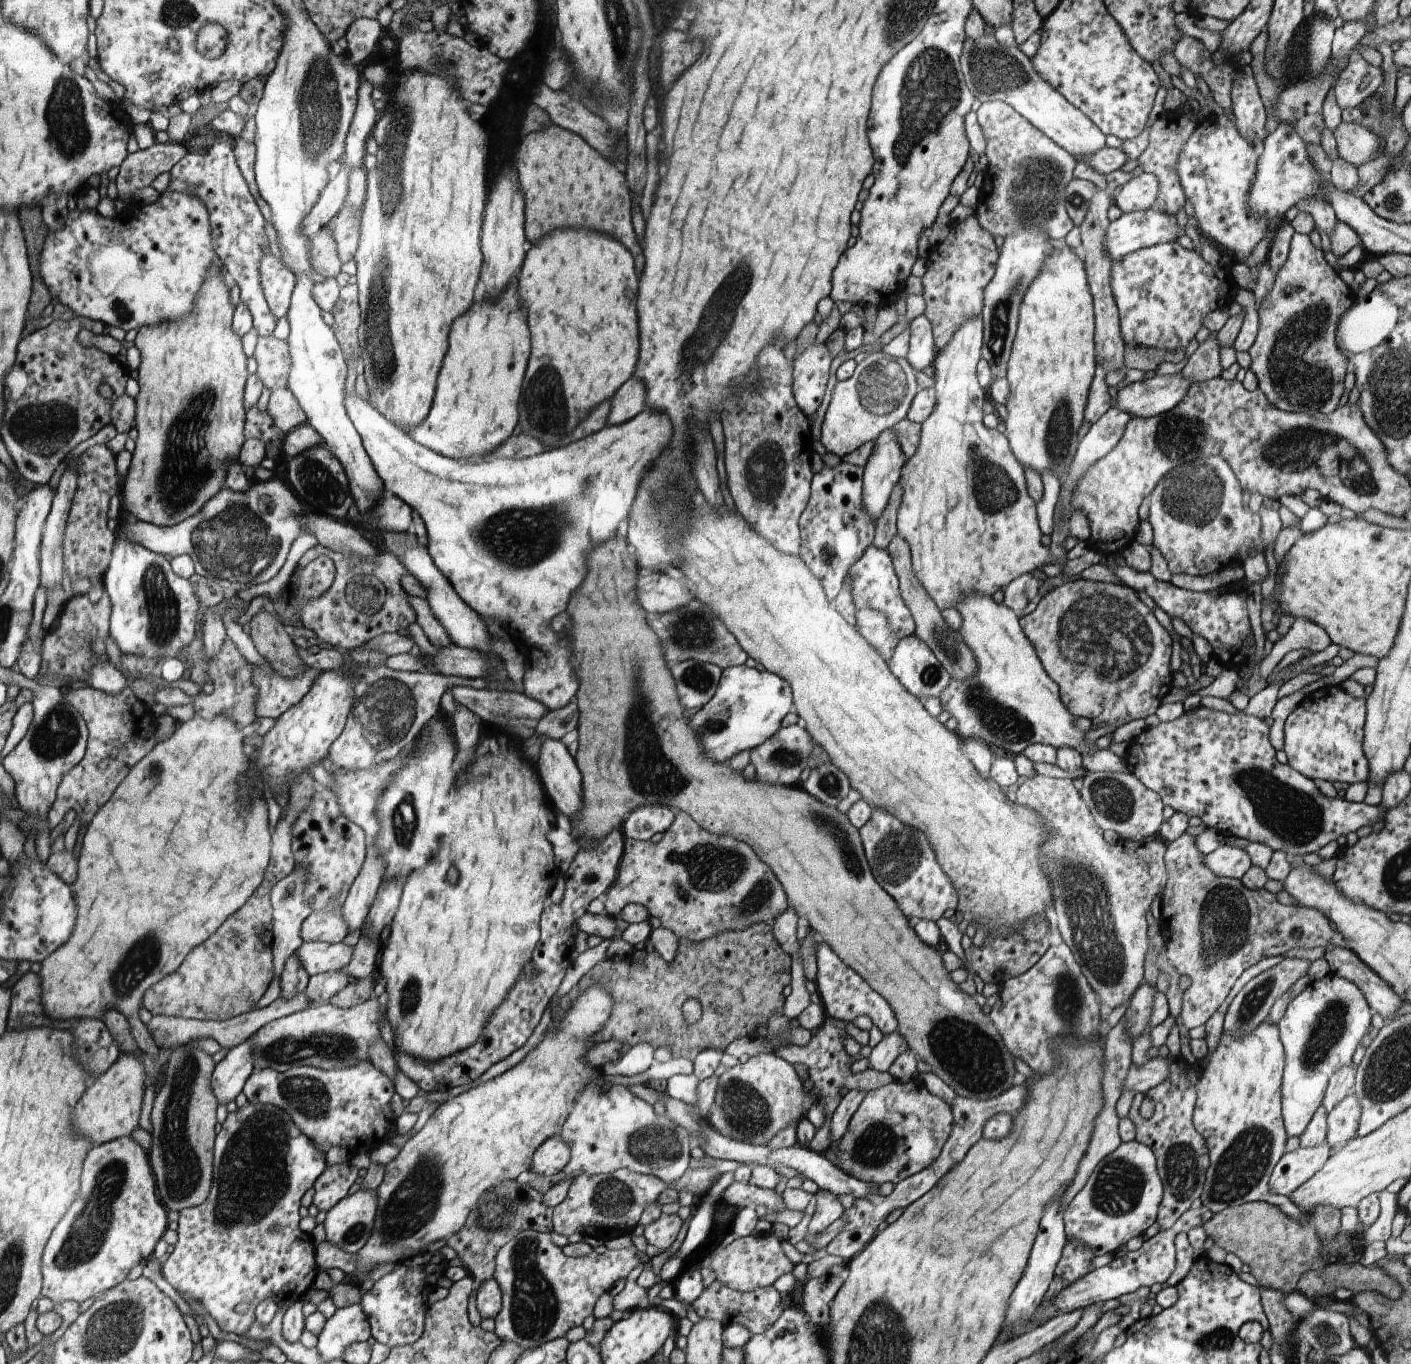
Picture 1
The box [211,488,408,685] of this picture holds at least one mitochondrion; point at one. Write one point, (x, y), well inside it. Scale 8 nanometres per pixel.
(371, 590)

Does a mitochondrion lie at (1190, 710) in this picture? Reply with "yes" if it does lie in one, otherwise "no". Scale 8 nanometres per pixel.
no

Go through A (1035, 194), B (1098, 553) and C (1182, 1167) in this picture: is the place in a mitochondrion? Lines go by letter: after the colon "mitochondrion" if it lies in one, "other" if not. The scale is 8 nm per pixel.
A: mitochondrion
B: other
C: mitochondrion

